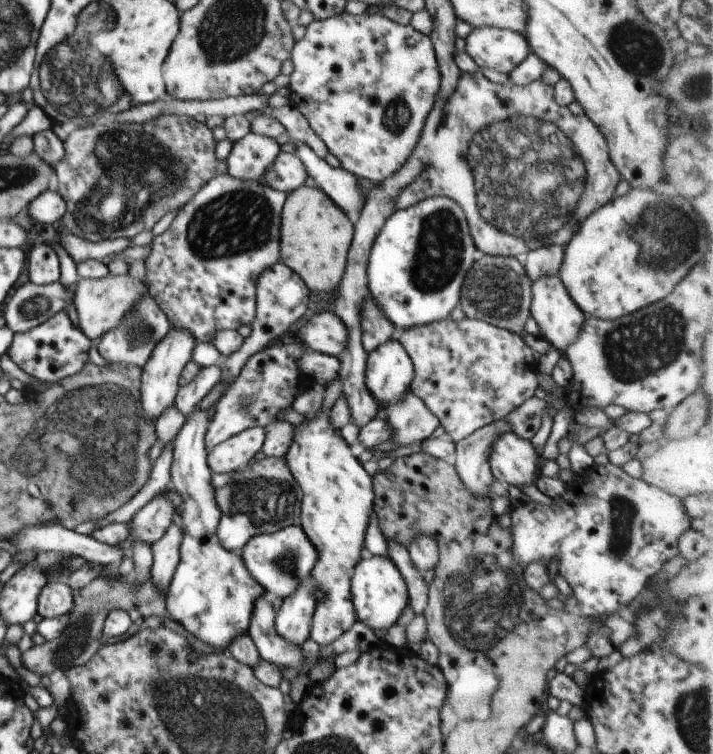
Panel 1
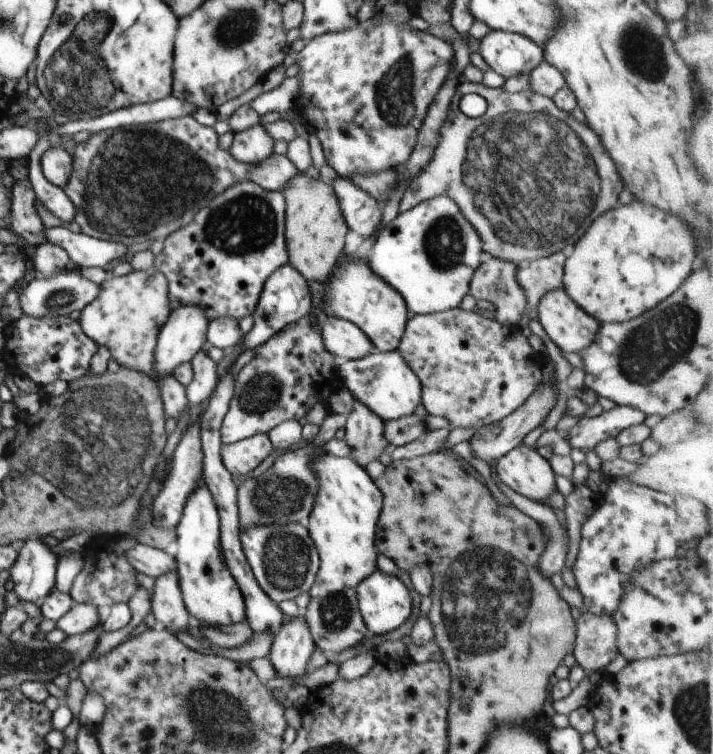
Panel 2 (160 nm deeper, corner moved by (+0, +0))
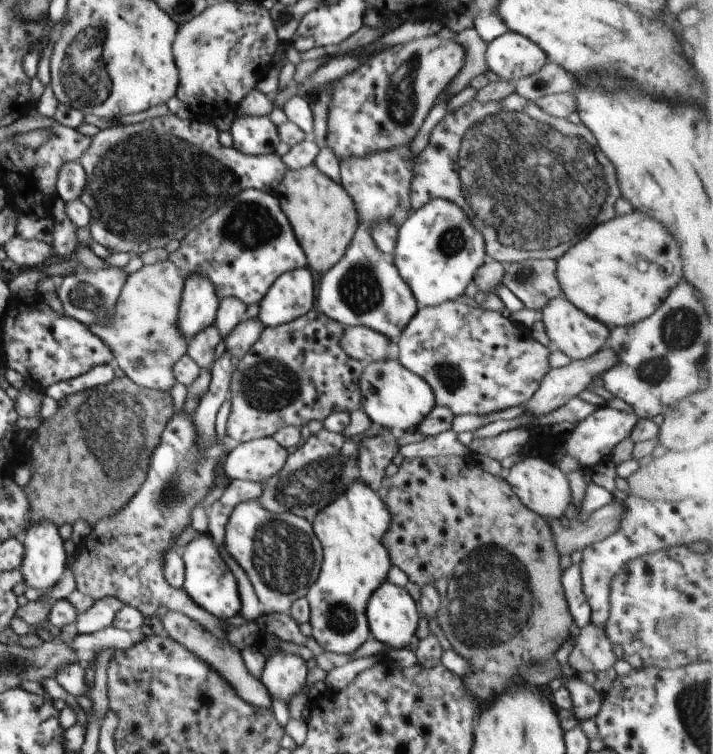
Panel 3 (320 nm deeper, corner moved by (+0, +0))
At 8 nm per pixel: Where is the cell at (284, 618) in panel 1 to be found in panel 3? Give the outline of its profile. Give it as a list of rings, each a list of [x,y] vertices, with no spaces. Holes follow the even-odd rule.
[[[274,652],[265,662],[261,682],[269,695],[289,704],[290,698],[304,690],[306,686],[306,661],[298,656]]]

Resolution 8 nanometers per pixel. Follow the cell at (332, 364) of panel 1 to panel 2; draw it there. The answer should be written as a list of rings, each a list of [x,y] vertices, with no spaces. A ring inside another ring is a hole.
[[[398,350],[386,353],[375,351],[361,359],[341,360],[336,369],[338,374],[333,379],[338,384],[346,386],[354,398],[368,407],[384,423],[413,415],[418,405],[422,404],[420,379],[412,372]],[[370,370],[376,370],[376,376],[372,380],[366,375]]]

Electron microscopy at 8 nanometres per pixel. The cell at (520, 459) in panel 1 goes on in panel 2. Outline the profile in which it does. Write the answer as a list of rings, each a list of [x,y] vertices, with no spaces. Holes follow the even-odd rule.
[[[521,444],[497,460],[493,469],[514,492],[541,503],[556,492],[556,475],[549,460]]]

